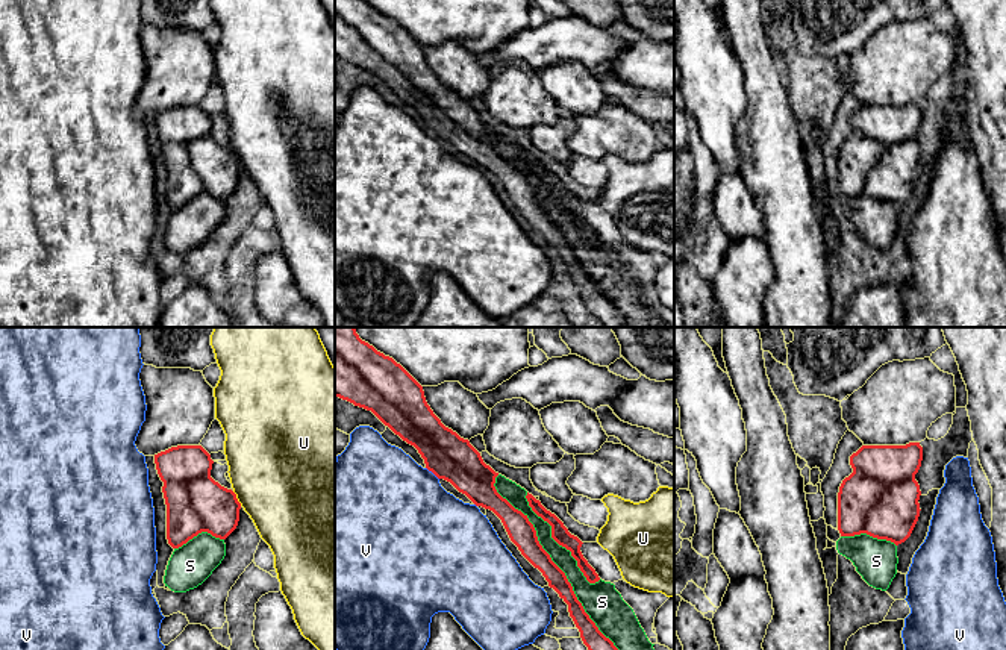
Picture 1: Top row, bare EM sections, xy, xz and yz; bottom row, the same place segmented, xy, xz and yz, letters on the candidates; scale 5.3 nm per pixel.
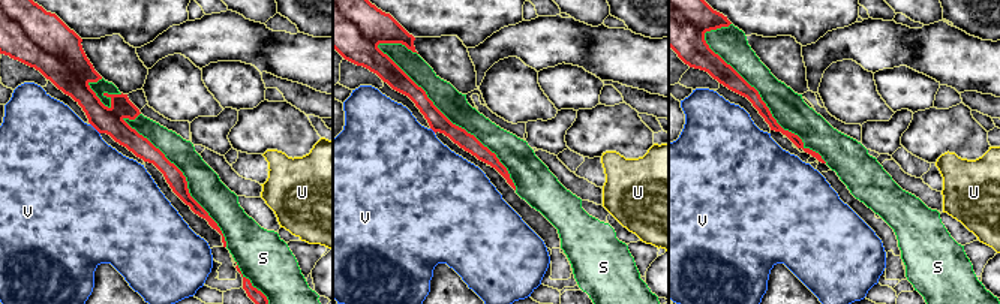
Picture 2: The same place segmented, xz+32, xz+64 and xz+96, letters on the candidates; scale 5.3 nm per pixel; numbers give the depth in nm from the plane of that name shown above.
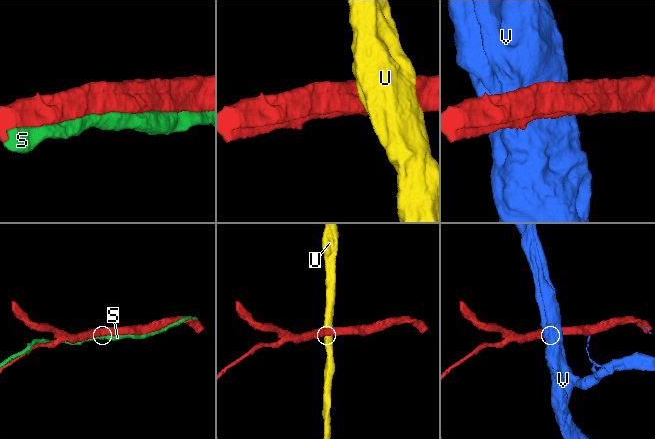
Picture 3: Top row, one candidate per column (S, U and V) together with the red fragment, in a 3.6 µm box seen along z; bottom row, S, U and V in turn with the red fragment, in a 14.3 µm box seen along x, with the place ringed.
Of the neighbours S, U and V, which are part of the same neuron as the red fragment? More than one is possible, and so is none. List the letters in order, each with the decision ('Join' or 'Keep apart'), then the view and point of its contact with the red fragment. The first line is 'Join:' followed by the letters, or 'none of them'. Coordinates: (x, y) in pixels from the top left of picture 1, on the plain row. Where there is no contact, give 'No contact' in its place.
Join: S
S: Join. Touches red at xz (559, 229)
U: Keep apart. Touches red at xy (237, 159)
V: Keep apart. Touches red at xz (432, 132)

